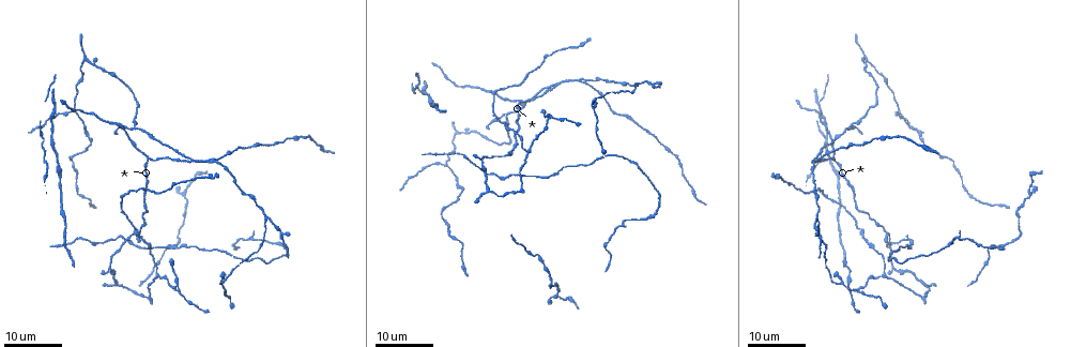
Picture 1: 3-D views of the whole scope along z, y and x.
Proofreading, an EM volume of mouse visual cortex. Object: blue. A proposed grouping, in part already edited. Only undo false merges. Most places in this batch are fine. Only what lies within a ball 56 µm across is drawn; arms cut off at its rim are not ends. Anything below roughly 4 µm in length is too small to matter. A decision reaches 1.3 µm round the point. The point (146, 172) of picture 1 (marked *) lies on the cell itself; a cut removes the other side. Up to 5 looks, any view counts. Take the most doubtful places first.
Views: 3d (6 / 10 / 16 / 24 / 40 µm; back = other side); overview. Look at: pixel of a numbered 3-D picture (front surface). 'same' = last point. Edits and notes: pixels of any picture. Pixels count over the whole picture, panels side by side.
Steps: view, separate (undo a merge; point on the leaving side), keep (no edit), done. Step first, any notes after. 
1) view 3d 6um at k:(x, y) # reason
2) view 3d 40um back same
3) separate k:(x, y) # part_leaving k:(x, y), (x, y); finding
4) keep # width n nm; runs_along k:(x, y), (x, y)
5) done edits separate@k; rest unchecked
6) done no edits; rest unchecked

view 3d 16um at 1:(187, 157) # arms part here

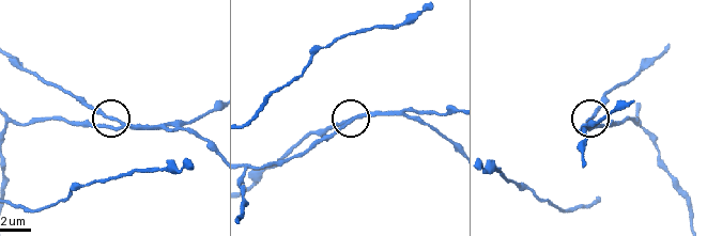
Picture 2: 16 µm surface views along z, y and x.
view 3d 10um at 2:(594, 117)

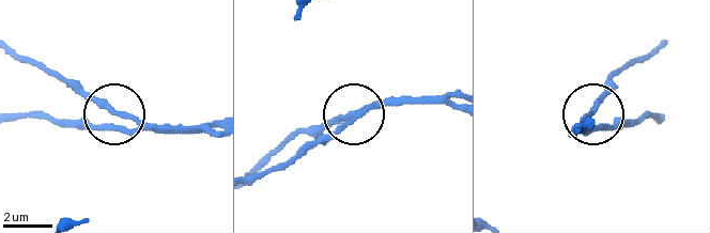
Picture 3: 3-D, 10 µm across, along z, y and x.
keep # arms 3; runs_along 3:(13, 120), (37, 115), (98, 128), (129, 115), (188, 128); all the same cell

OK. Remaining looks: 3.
view 3d 24um at 1:(897, 111) # three-way junction

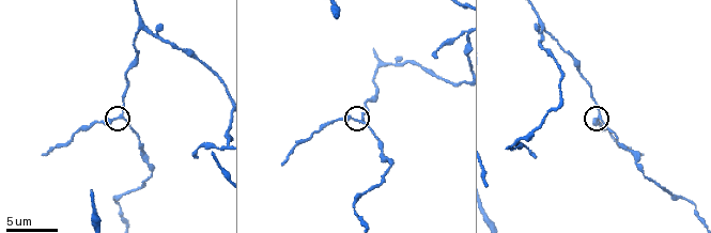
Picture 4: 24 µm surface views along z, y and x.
view 3d 10um at 4:(600, 116)

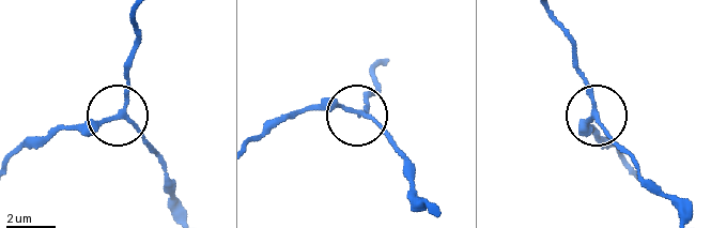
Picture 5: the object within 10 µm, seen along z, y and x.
view 3d 10um back at 5:(123, 114) # other side

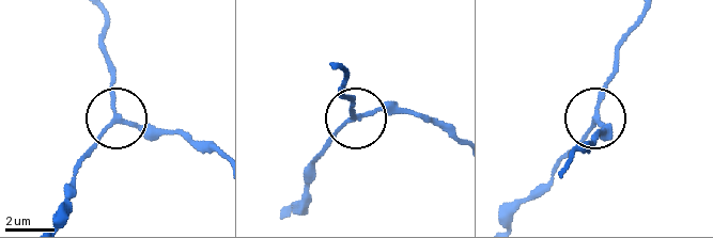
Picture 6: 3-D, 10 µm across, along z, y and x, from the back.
keep # runs_along 6:(642, 17), (620, 48), (595, 113), (606, 131); one cell here

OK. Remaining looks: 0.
done no edits; rest unchecked

